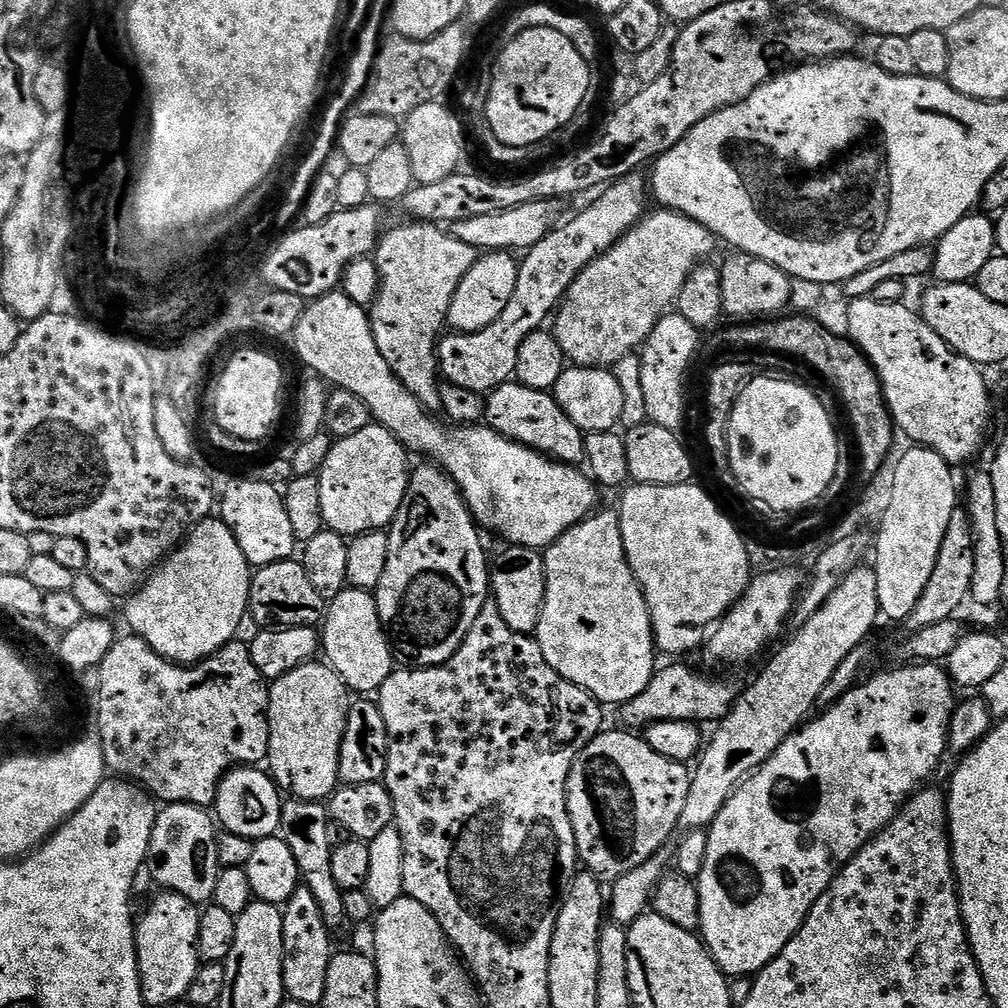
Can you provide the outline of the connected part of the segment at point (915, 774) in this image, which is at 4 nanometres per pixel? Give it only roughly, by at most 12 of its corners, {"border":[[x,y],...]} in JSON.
{"border":[[869,675],[707,829],[700,927],[761,972],[929,783],[958,697]]}

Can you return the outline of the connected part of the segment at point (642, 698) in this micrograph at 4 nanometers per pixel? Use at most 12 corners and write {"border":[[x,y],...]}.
{"border":[[668,662],[619,709],[632,730],[715,725],[738,687]]}

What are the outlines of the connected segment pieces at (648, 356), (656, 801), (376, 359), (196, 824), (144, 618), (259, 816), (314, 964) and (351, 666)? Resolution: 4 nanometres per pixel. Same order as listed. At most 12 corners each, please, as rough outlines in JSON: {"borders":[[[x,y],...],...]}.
{"borders":[[[665,314],[639,353],[647,419],[679,433],[701,333]],[[631,731],[568,775],[579,863],[602,882],[680,828],[692,781]],[[343,291],[296,356],[425,452],[481,529],[549,548],[597,511],[587,471],[487,426],[447,428],[390,370]],[[197,804],[161,807],[147,871],[197,906],[222,871],[217,821]],[[203,520],[132,593],[135,635],[174,664],[237,639],[254,572]],[[241,766],[216,792],[214,816],[253,842],[280,831],[282,793]],[[314,894],[282,908],[288,1000],[323,1005],[333,933]],[[371,591],[327,605],[322,656],[353,693],[379,693],[394,653]]]}

